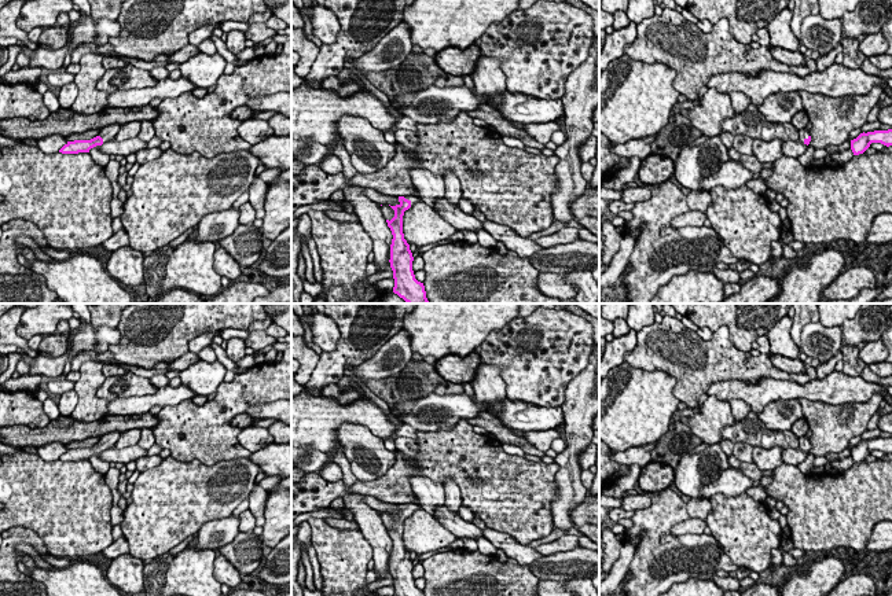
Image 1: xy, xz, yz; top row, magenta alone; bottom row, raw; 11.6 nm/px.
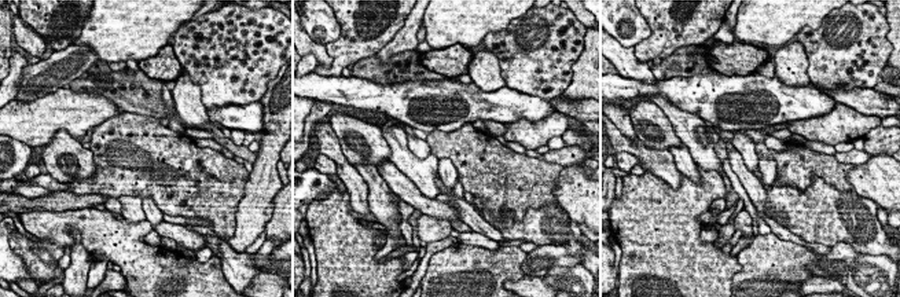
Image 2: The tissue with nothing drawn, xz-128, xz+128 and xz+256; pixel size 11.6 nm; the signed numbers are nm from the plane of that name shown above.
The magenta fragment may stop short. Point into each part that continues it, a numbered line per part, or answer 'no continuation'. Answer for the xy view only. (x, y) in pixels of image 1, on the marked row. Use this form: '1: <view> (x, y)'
1: xy (107, 133)

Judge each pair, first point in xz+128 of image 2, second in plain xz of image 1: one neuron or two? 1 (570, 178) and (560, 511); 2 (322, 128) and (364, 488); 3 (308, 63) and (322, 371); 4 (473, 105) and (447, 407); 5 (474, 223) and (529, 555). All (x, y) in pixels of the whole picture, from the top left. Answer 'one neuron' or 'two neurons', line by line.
1: two neurons
2: two neurons
3: two neurons
4: one neuron
5: one neuron

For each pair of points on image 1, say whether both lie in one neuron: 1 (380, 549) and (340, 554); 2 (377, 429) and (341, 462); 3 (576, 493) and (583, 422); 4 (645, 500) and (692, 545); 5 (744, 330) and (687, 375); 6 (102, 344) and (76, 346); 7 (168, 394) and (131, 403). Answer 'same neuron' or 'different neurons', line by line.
1: different neurons
2: different neurons
3: same neuron
4: different neurons
5: different neurons
6: same neuron
7: same neuron

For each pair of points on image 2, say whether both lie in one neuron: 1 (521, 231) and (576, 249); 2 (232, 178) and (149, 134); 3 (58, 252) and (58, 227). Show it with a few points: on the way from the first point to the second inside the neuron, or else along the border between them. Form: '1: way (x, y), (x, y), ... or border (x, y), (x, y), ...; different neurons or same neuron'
1: way (535, 231), (558, 231), (565, 237); same neuron
2: way (212, 178), (193, 178), (169, 154); same neuron
3: border (37, 237), (63, 246); different neurons

